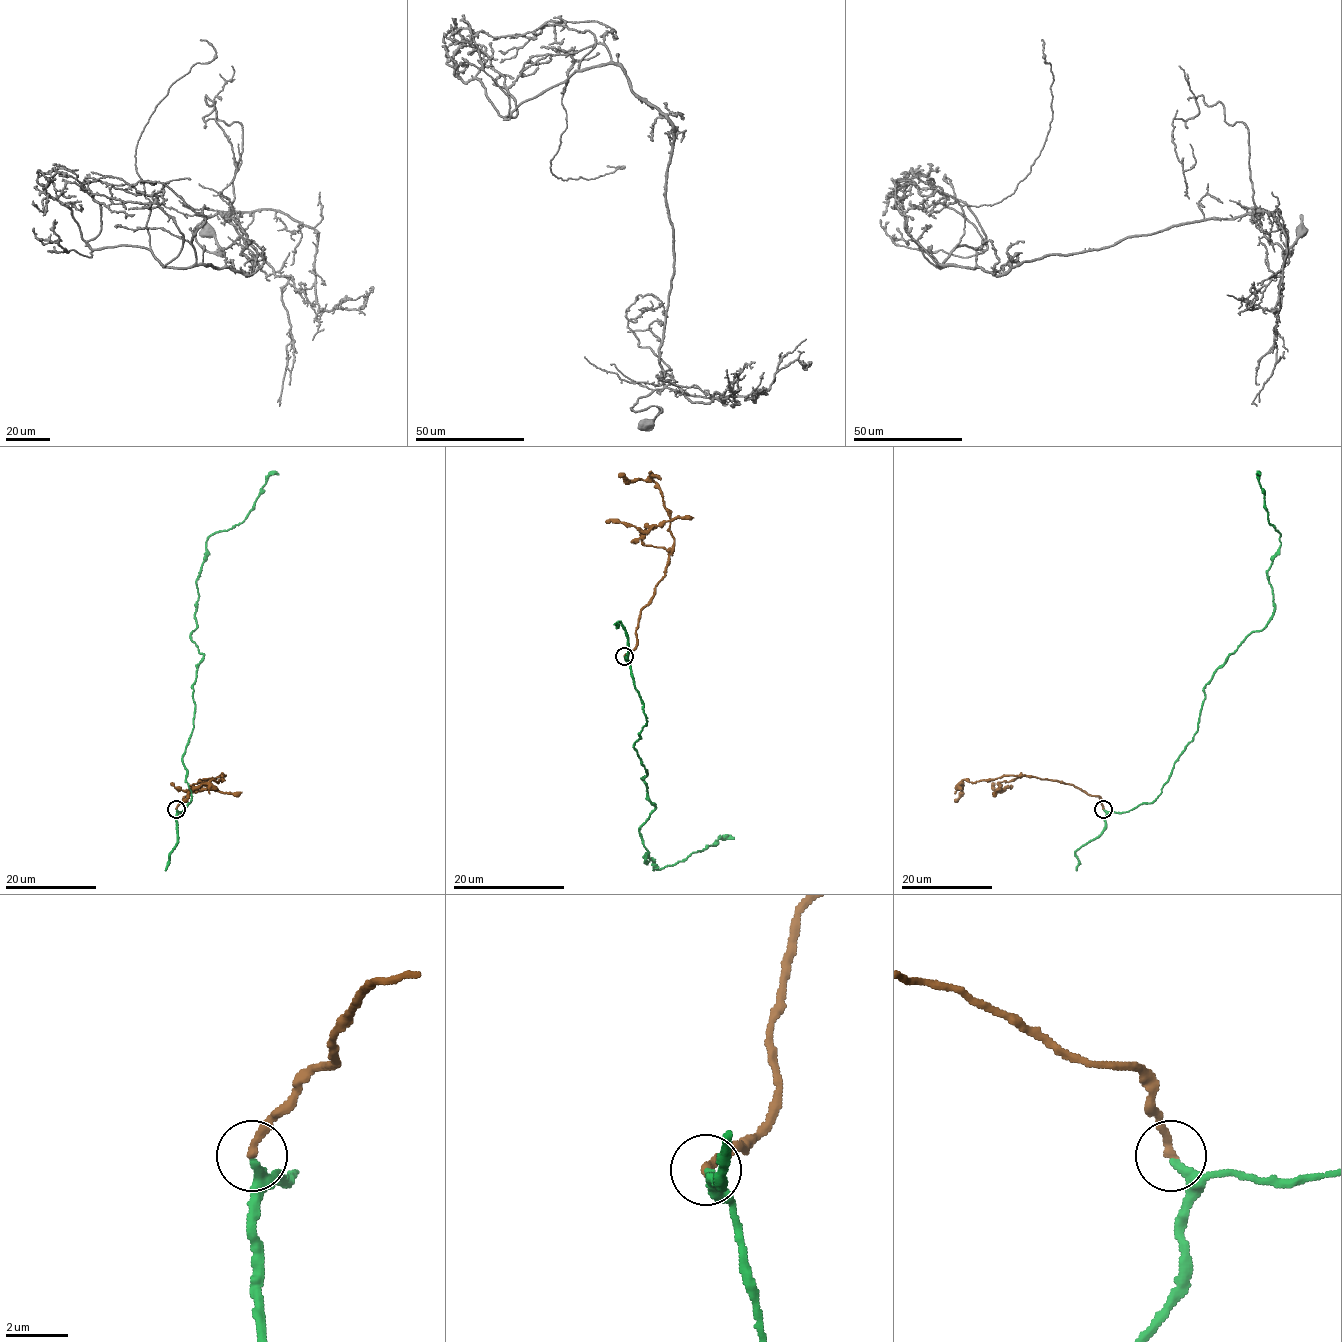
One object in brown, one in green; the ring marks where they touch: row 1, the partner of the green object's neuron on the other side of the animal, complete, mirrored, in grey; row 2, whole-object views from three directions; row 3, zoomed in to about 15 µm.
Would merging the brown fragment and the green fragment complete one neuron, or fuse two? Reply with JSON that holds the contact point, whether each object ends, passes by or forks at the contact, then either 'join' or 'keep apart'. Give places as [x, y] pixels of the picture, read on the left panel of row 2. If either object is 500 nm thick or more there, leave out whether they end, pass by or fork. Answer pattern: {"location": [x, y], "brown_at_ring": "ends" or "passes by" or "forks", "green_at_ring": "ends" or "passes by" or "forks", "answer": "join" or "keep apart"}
{"location": [176, 809], "brown_at_ring": "ends", "green_at_ring": "ends", "answer": "join"}

